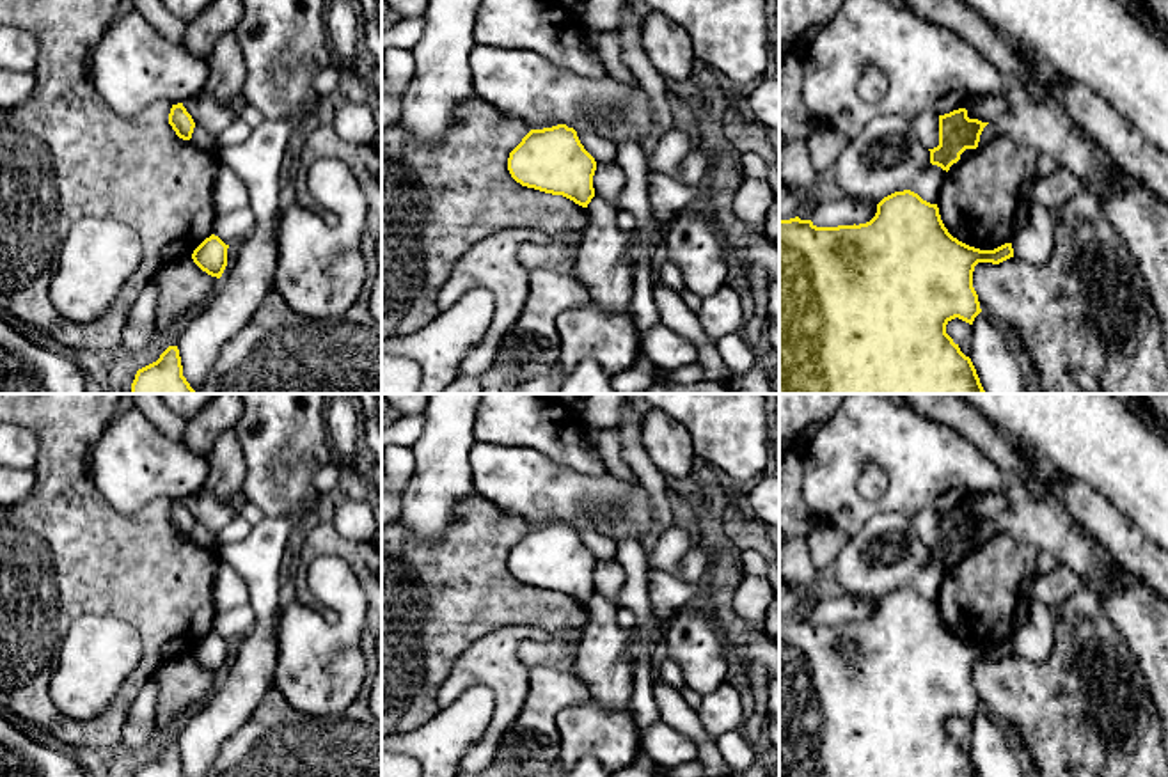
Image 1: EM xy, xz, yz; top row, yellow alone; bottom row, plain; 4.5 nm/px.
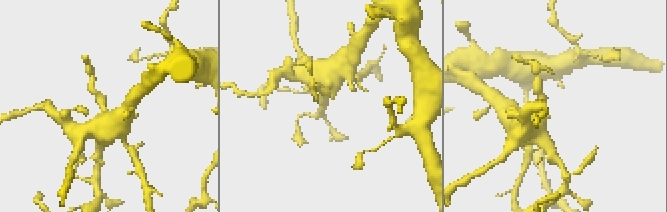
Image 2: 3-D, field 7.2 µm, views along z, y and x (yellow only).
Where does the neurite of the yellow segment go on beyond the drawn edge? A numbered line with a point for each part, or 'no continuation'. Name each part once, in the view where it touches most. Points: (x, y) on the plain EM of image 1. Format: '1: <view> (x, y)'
no continuation

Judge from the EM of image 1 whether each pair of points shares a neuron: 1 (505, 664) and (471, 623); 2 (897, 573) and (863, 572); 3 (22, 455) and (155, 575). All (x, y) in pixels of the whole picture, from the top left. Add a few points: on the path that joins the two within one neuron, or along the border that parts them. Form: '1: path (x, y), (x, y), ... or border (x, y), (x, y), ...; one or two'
1: border (522, 625), (503, 625), (478, 637), (453, 666); two
2: path (888, 572), (872, 572); one
3: border (18, 426), (25, 426), (38, 440), (34, 469); two

